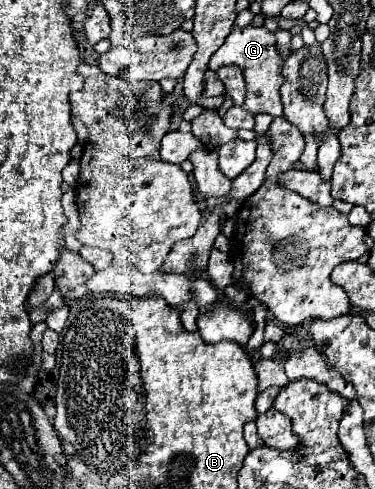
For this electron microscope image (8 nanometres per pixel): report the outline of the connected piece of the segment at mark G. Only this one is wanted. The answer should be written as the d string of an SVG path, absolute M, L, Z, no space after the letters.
M253 24L245 28L235 26L233 32L227 36L225 44L211 56L208 68L216 71L226 63L229 66L239 66L245 74L245 82L247 82L247 98L243 104L245 110L249 110L251 114L265 112L271 116L283 116L283 106L279 98L279 88L283 84L281 56L277 52L273 32L269 32L265 26L253 26Z

